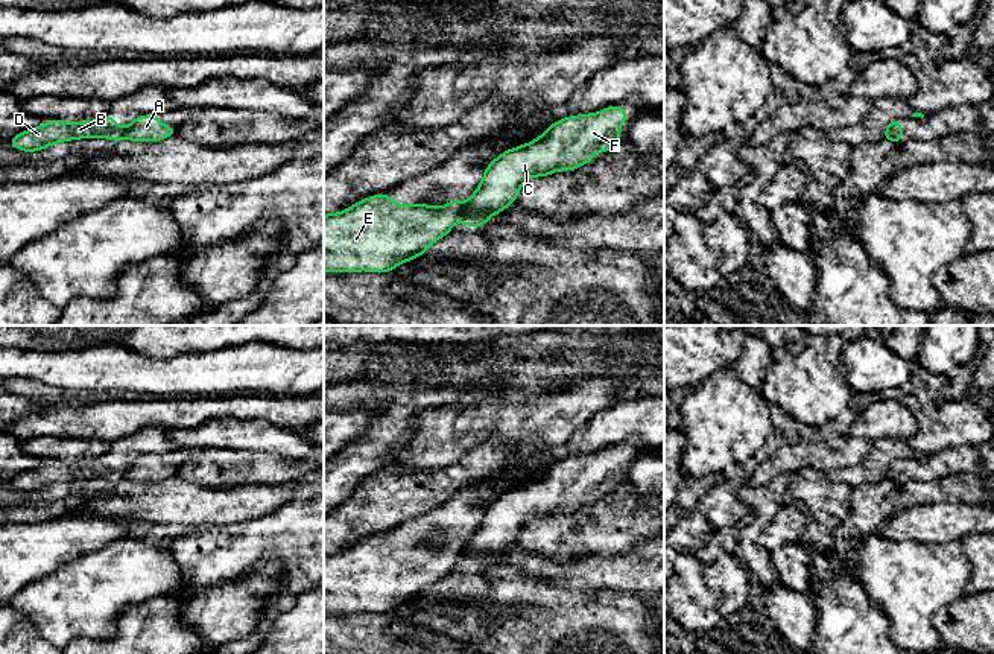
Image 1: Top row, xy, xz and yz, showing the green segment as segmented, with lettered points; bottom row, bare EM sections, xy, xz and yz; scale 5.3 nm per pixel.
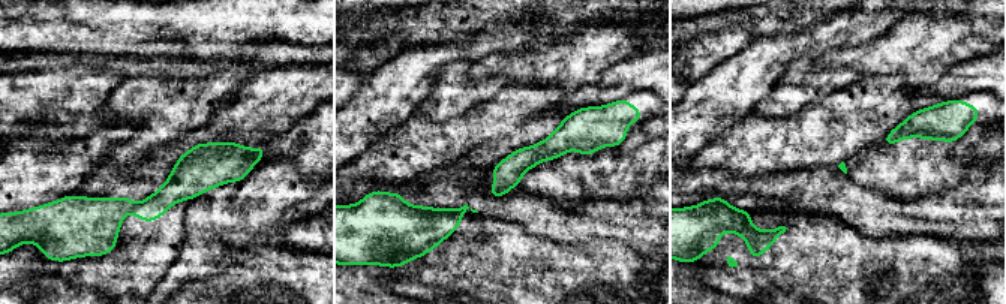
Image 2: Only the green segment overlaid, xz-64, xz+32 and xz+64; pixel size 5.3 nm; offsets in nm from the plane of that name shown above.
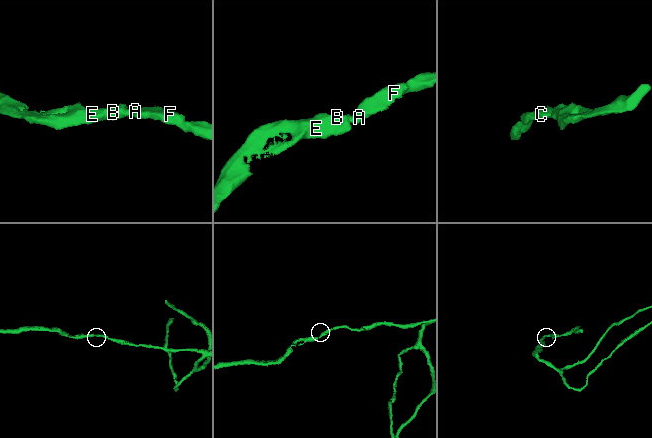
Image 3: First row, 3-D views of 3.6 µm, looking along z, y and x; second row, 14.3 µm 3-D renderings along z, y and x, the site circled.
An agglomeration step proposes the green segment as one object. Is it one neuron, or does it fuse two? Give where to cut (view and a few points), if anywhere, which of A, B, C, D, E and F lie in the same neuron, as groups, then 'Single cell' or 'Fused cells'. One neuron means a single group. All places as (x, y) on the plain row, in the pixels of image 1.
Split along xz (464, 545), (458, 557). Groups: A C F / B D E. Fused cells

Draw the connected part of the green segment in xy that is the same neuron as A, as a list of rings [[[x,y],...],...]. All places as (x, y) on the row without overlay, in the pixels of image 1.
[[[158,455],[138,456],[123,470],[123,479],[132,482],[160,482],[175,475],[178,468],[163,465]]]

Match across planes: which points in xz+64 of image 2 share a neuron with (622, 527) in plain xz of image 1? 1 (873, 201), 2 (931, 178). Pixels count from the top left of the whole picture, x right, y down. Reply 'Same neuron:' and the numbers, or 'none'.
Same neuron: 2

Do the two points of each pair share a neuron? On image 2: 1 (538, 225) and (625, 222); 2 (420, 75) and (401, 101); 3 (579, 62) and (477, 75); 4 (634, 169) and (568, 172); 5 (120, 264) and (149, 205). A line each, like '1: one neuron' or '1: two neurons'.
1: one neuron
2: one neuron
3: one neuron
4: one neuron
5: one neuron

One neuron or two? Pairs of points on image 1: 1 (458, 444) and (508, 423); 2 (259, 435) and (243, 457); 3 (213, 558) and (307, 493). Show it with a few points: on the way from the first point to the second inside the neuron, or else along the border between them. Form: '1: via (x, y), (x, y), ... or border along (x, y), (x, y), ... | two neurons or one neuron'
1: border along (462, 408), (453, 425), (453, 432), (458, 437) | two neurons
2: border along (213, 446), (250, 452) | two neurons
3: border along (307, 499), (288, 501), (262, 514) | two neurons

